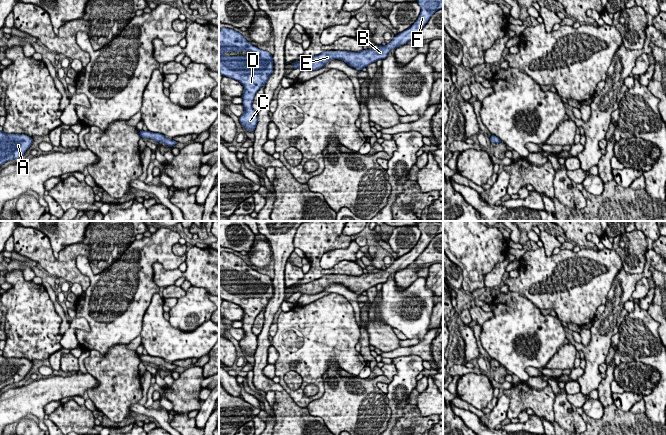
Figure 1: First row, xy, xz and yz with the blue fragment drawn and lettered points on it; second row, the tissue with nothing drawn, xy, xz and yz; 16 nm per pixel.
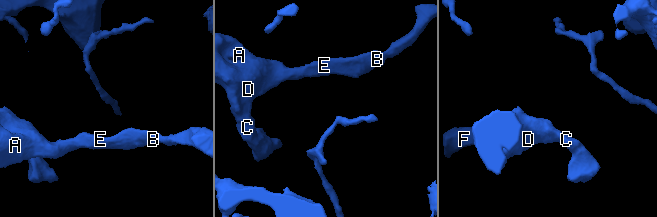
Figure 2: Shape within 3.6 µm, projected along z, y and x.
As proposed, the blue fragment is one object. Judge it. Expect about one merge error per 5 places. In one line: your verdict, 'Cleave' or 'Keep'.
Keep

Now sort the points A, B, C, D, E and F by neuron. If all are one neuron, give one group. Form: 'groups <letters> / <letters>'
groups A B C D E F

